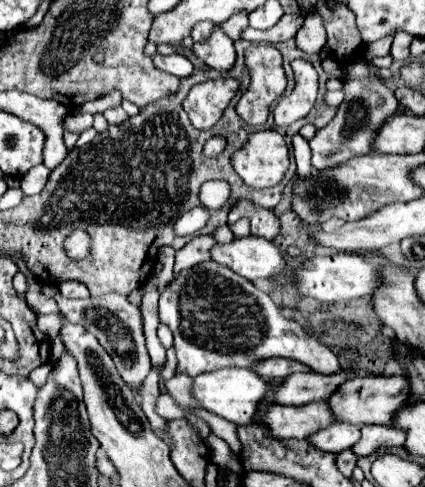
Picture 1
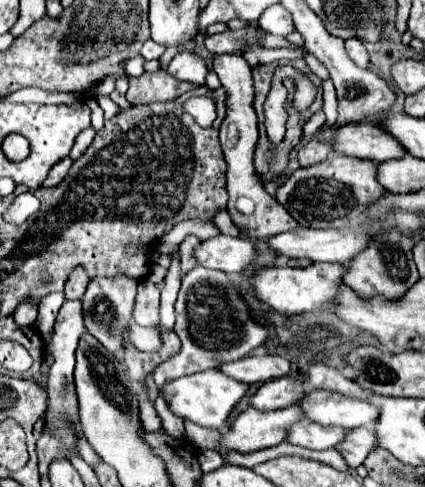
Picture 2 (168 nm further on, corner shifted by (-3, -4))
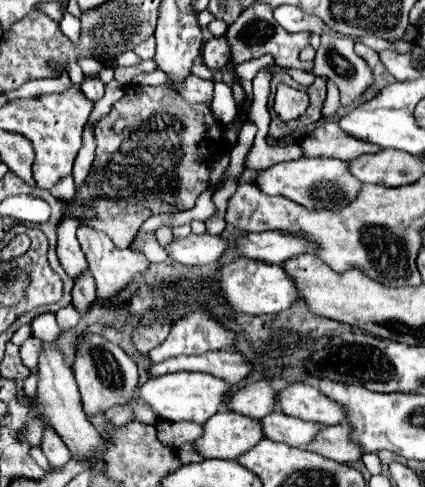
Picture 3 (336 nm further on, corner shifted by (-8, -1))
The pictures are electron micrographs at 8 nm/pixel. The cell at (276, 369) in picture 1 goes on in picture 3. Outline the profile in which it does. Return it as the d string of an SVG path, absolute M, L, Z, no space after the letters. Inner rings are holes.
M208 351L202 355L188 355L188 357L172 357L162 363L156 363L148 369L150 377L156 375L166 375L166 373L176 373L176 371L202 371L214 377L220 377L232 385L238 385L244 381L250 371L252 363L236 353L236 351Z

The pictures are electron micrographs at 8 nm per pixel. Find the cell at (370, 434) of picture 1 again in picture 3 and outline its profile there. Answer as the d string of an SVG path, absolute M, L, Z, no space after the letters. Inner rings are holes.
M348 423L324 427L318 437L306 445L306 449L348 465L364 455L364 449L360 449L360 445L352 445L352 429L348 429Z

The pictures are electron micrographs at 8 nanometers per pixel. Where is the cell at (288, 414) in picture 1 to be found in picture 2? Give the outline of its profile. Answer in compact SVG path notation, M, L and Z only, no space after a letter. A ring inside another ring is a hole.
M287 406L279 412L259 412L255 408L247 408L243 410L235 422L229 426L229 430L225 434L221 434L219 440L219 450L225 452L255 452L255 450L263 450L269 446L275 446L279 442L283 442L283 432L287 432L287 428L295 422L303 418L303 412L299 412L299 406Z

